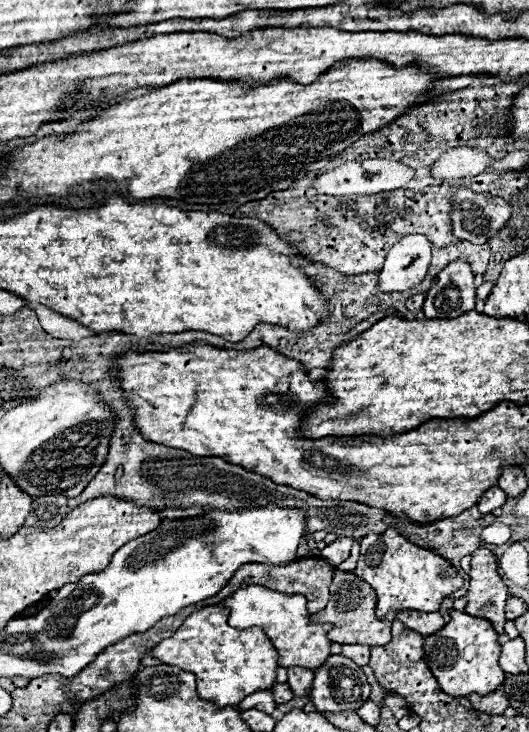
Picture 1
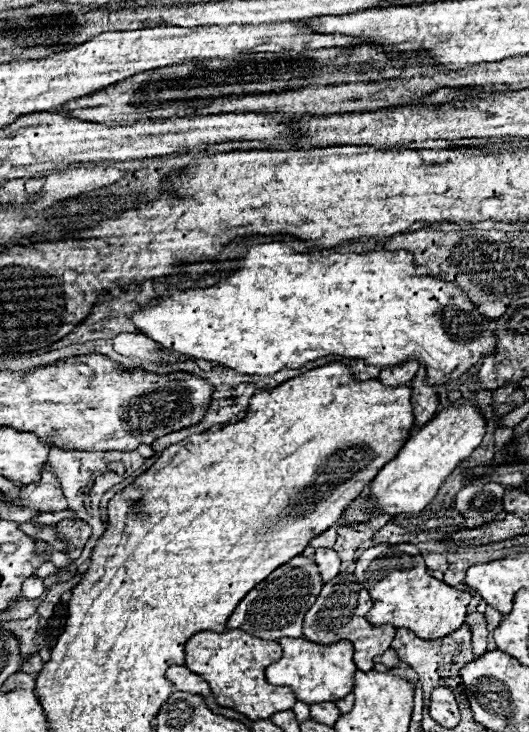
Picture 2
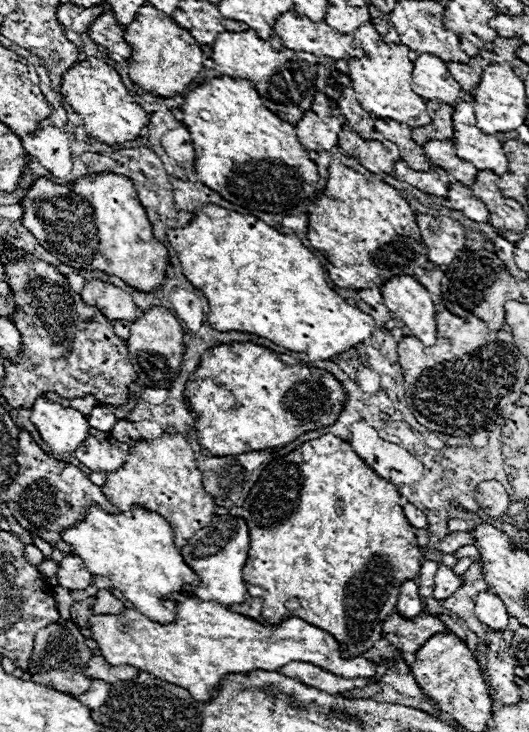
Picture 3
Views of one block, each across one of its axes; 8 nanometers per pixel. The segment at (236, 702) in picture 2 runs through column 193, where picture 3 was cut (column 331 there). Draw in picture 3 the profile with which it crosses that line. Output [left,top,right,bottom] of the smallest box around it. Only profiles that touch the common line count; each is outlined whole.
[90,594,374,700]

